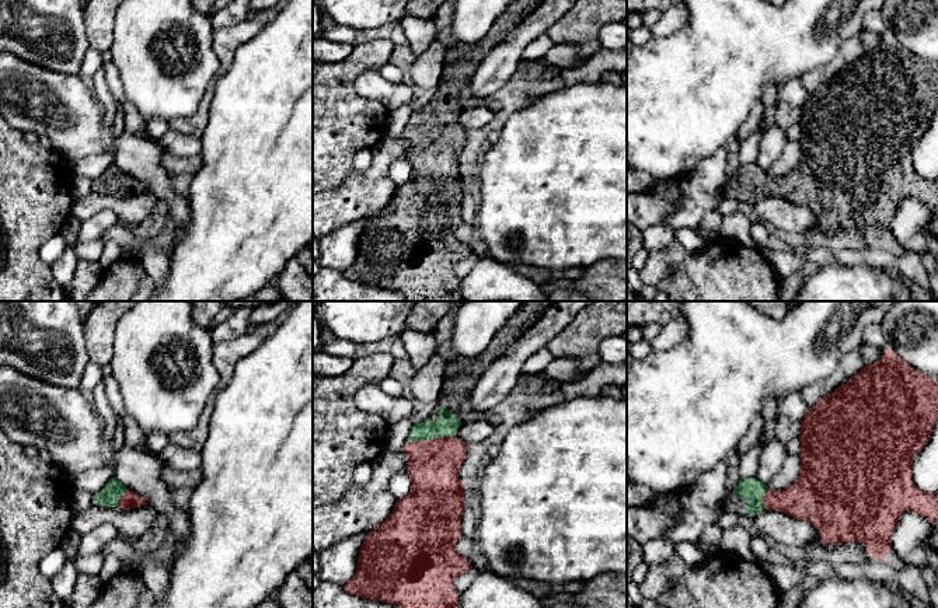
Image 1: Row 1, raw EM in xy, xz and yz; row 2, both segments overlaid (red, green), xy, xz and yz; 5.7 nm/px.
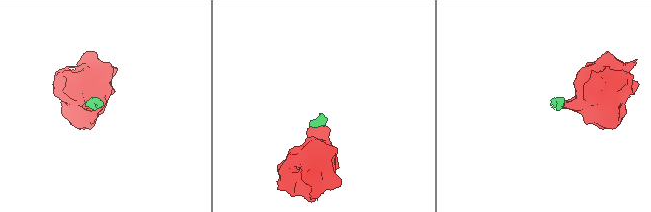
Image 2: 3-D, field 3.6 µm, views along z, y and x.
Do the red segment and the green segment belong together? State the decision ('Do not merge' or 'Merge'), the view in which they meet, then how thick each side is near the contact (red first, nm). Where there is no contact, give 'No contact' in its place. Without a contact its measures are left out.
Merge. Touches red in xz. Thickness 300 nm (red) against 130 nm

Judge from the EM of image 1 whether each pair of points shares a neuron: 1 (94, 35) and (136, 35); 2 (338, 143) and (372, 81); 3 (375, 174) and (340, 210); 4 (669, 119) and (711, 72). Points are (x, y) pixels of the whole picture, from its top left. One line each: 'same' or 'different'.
1: different
2: different
3: same
4: same

